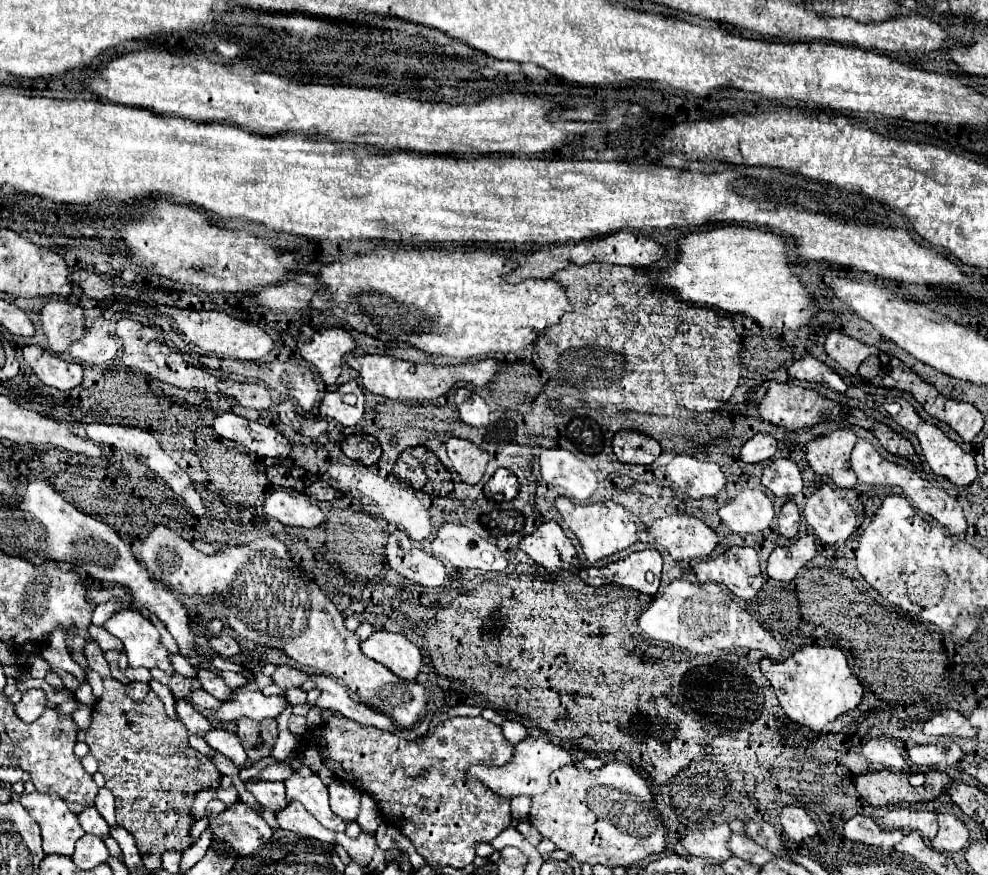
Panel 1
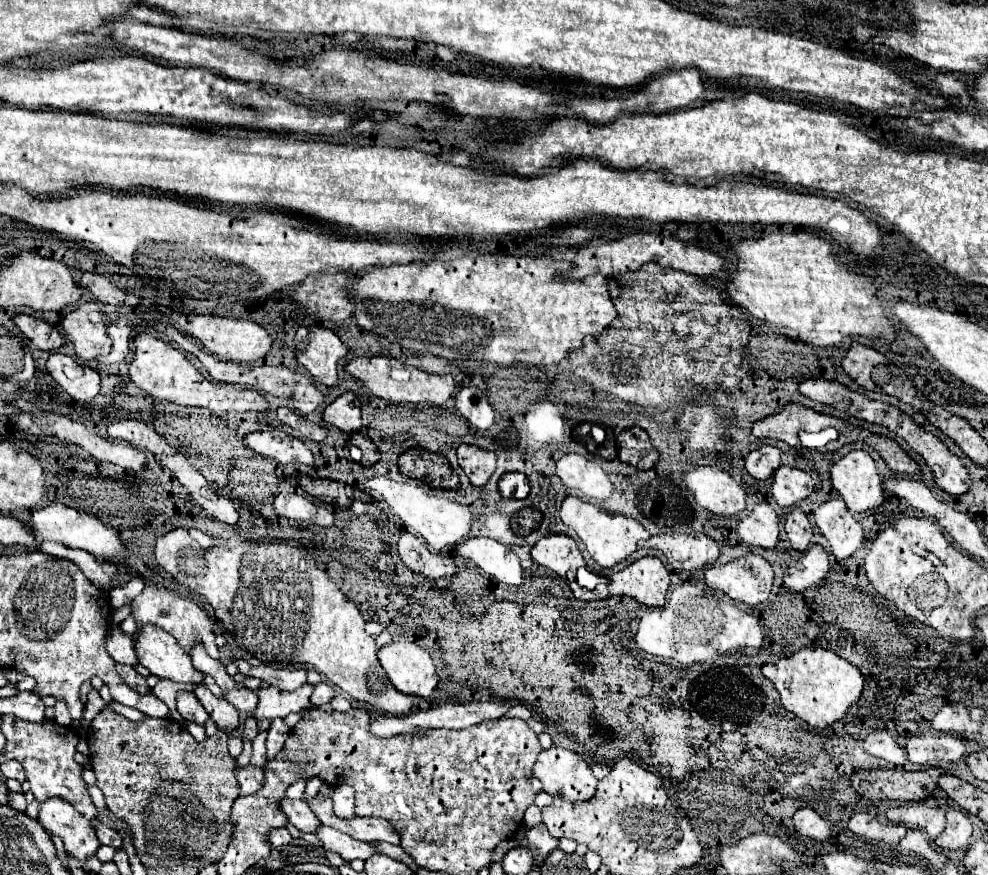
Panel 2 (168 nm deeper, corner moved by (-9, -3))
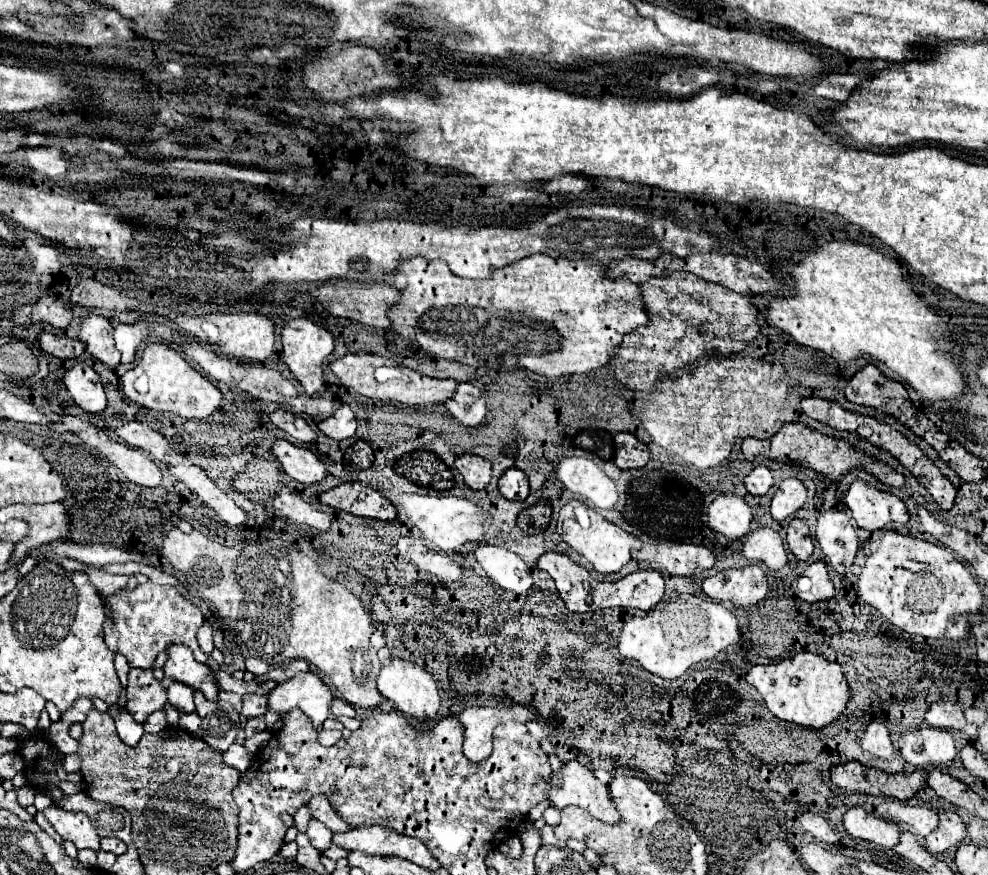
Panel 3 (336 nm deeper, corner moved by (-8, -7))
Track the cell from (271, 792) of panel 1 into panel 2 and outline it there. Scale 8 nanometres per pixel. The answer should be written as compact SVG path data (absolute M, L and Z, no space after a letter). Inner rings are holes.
M284 798L282 800L282 810L288 816L288 822L292 822L300 832L306 832L306 834L316 834L318 832L320 822L304 800Z

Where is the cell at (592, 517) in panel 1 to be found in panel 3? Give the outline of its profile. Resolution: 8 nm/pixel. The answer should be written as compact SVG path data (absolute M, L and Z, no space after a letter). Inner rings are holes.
M571 500L561 508L557 532L571 548L583 554L593 564L593 568L601 574L619 572L631 560L631 550L639 550L643 546L643 542L637 536L625 532L613 522L607 522L603 516L599 516L591 506L587 506L581 500Z

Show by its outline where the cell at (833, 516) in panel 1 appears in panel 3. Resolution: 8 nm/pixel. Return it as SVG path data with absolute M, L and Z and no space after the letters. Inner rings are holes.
M825 510L819 514L815 538L827 558L827 562L837 570L845 572L857 554L859 540L851 518L843 510Z

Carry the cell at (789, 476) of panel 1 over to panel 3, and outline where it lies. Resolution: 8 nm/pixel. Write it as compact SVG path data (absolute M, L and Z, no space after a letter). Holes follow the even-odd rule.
M787 478L779 484L771 500L771 516L781 524L807 500L807 488L797 478Z

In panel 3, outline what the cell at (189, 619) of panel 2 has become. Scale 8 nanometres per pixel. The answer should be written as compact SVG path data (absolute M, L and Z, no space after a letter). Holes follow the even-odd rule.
M153 582L139 584L131 594L119 592L105 602L105 640L113 652L127 656L131 668L151 668L157 654L167 644L185 644L193 650L197 662L207 662L207 654L197 644L197 632L205 622L201 610L185 600L173 586L159 586Z

